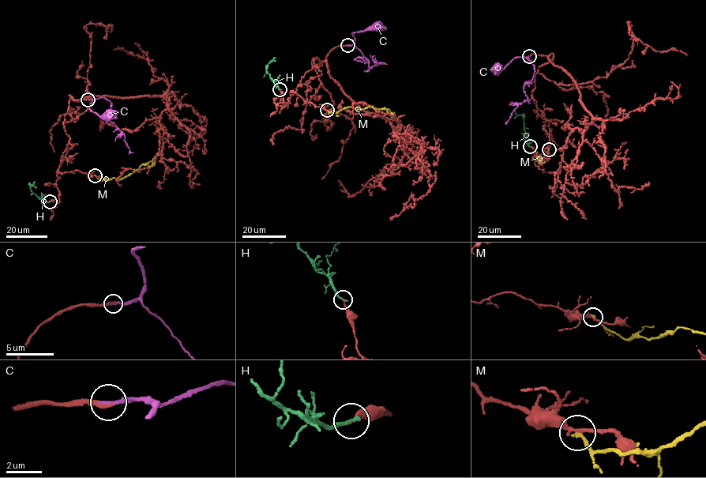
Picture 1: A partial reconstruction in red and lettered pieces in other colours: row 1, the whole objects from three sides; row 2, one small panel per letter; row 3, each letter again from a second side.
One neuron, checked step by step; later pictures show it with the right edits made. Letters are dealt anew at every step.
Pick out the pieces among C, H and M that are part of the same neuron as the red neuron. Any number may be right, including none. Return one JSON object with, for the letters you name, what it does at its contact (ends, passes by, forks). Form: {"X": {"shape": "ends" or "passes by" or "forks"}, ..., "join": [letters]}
{"C": {"shape": "ends"}, "join": ["C"]}

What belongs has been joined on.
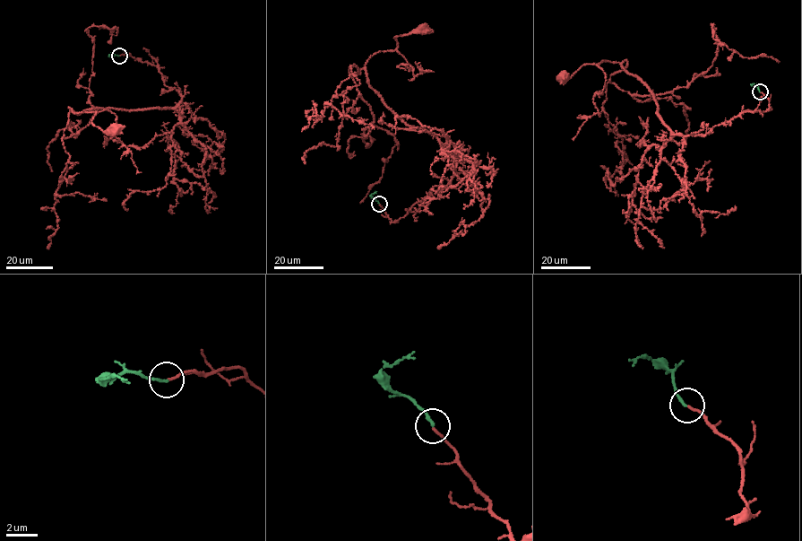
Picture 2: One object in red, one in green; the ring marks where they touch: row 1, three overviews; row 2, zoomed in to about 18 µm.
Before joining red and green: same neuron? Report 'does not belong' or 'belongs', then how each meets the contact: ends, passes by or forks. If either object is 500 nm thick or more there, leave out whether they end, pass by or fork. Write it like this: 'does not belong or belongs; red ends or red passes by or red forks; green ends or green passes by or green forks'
belongs; red ends; green ends

